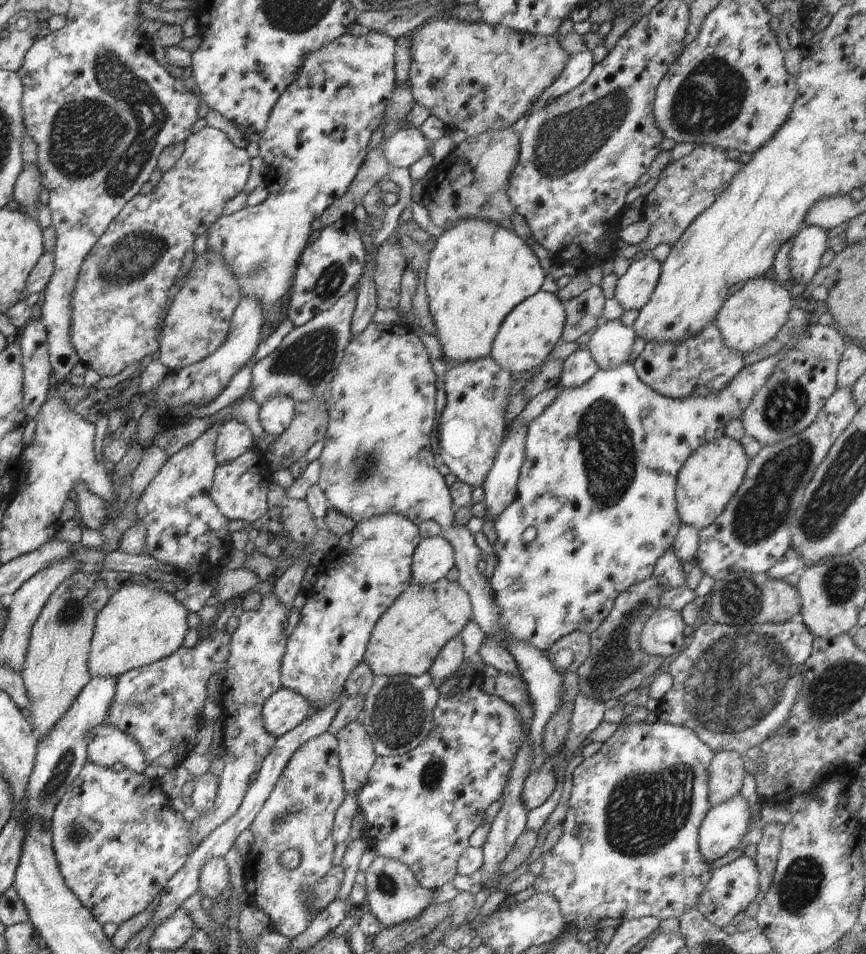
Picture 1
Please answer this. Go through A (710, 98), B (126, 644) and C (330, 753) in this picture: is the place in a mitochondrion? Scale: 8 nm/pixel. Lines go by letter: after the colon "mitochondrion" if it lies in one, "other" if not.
A: mitochondrion
B: other
C: other

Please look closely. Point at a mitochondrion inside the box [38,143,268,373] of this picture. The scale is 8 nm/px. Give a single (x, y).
(137, 255)

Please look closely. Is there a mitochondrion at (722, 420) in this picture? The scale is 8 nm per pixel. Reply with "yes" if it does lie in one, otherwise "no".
no

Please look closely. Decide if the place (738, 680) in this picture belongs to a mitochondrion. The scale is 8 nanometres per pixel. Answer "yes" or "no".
yes

